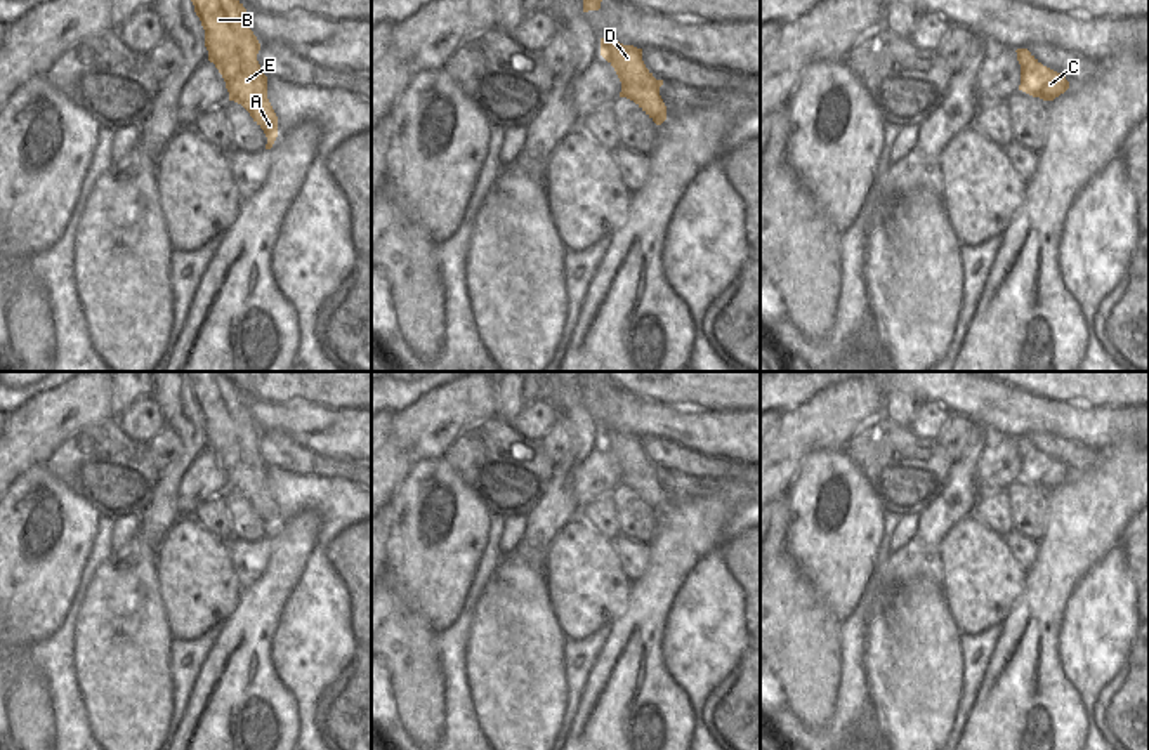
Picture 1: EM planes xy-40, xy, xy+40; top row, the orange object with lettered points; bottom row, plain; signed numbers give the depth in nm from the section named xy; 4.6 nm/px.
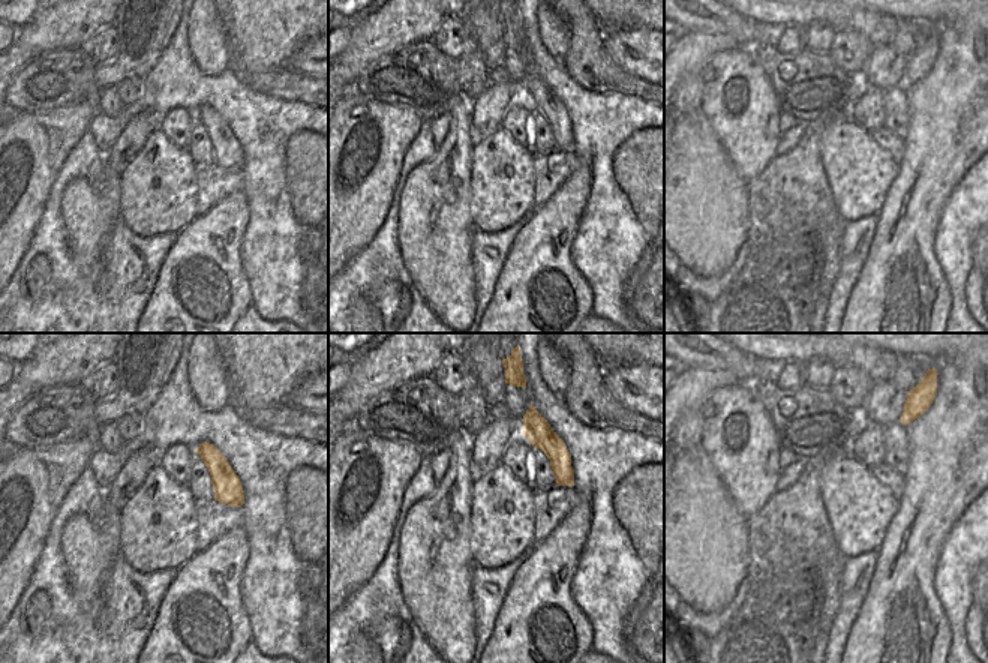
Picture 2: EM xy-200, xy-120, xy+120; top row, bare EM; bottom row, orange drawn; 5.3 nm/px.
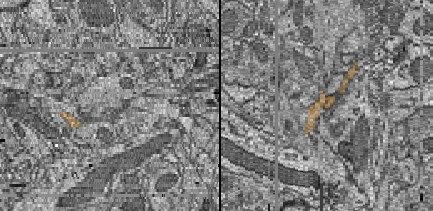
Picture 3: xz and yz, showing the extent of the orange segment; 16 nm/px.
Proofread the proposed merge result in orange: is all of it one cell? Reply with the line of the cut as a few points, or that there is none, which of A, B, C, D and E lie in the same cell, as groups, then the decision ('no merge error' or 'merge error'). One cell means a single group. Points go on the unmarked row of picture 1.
xy (655, 469), (658, 480) | A B D E / C | merge error

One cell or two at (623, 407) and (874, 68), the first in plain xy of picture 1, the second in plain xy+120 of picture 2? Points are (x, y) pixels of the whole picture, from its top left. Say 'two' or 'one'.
two

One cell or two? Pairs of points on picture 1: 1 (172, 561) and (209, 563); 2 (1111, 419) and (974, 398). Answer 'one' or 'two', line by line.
1: one
2: one

